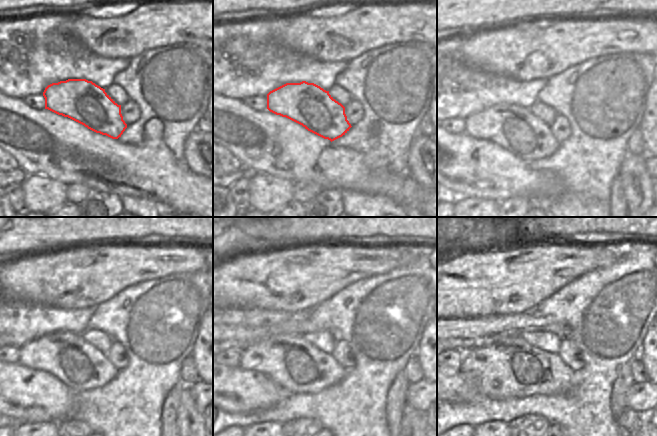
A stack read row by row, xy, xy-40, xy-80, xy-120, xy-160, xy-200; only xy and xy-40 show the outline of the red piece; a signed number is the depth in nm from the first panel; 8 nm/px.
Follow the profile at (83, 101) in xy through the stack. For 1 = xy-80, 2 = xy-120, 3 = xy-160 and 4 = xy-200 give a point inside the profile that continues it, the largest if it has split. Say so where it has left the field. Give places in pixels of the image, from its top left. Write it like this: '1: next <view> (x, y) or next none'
1: next xy-80 (515, 129)
2: next xy-120 (79, 365)
3: next xy-160 (290, 361)
4: next xy-200 (510, 367)

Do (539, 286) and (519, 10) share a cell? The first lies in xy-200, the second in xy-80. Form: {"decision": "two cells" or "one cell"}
{"decision": "two cells"}

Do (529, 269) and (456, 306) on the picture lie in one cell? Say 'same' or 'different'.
same

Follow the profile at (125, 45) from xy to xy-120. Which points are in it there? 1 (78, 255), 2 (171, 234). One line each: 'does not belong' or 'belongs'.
1: belongs
2: does not belong

